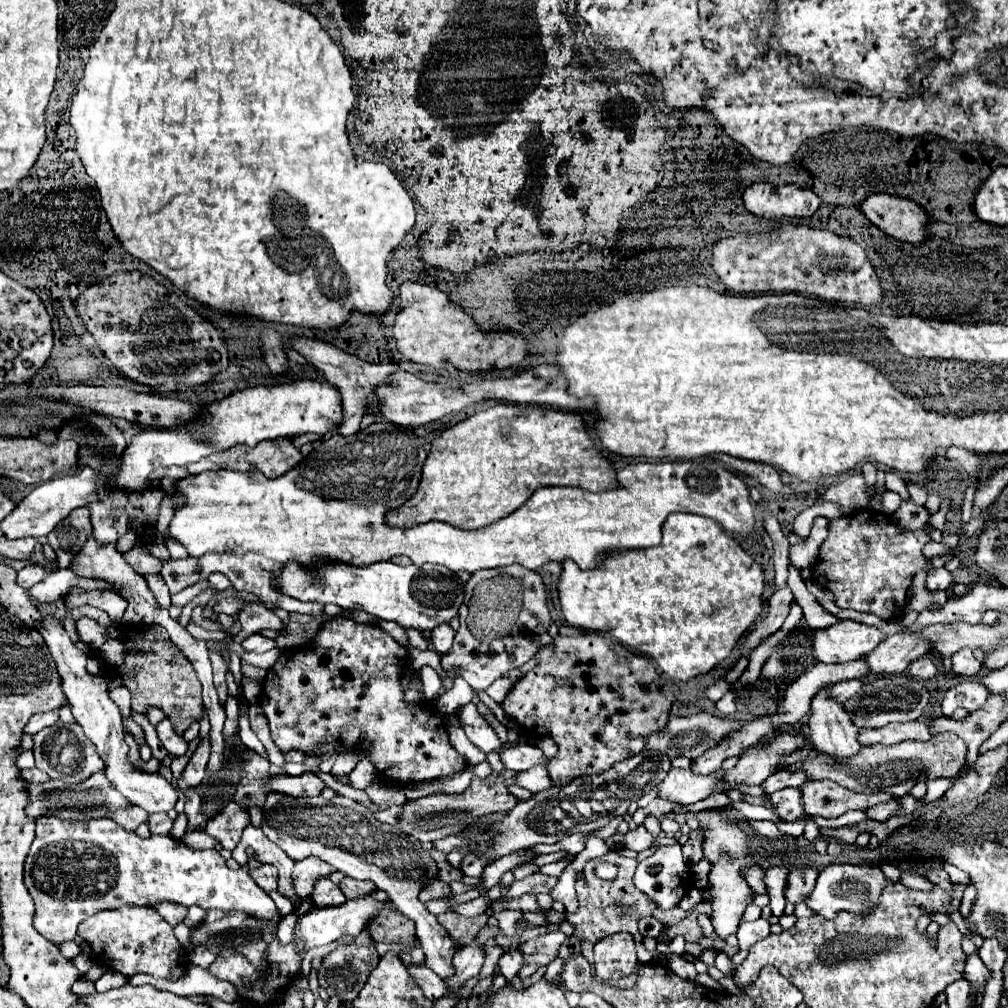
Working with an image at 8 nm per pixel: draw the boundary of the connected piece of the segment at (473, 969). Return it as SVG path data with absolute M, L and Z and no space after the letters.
M485 927L481 931L479 941L463 947L461 951L455 953L453 957L453 969L455 973L451 977L445 977L445 985L447 985L447 995L455 995L459 993L459 989L465 985L465 981L469 981L471 977L477 977L481 967L483 967L483 943L493 937L497 933L497 927Z

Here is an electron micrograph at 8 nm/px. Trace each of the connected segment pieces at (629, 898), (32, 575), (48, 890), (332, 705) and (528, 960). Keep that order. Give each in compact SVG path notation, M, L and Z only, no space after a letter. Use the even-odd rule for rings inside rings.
M611 849L605 857L601 857L601 859L597 857L597 859L587 861L587 865L585 865L585 879L577 879L575 881L579 905L577 905L575 913L565 913L565 919L575 927L575 935L581 937L581 953L589 961L591 961L591 955L593 955L593 945L601 937L605 937L609 933L617 933L617 931L629 931L629 933L635 935L635 941L639 941L639 961L641 963L649 963L649 961L653 961L657 957L657 951L649 951L643 945L643 937L639 935L639 929L637 929L639 927L639 919L643 919L647 915L653 915L655 905L653 905L653 901L647 899L647 895L643 895L639 889L635 889L635 885L633 885L635 867L637 867L635 859L623 857L617 849ZM599 861L613 861L613 863L619 865L619 875L617 875L615 881L601 881L593 873L587 873L589 869L593 871L593 867Z
M35 563L35 565L27 565L25 569L19 571L17 583L19 583L23 589L29 589L29 587L33 587L35 583L43 581L47 575L49 575L49 571L47 571L43 565L39 565L39 563Z
M55 815L37 819L37 835L25 859L25 885L35 901L35 929L55 945L75 939L77 925L97 911L123 905L153 905L163 899L181 903L185 907L199 905L205 911L245 911L257 921L271 923L273 929L277 929L277 925L283 921L283 915L275 909L273 899L259 889L259 885L249 877L247 869L231 869L217 849L193 851L183 841L169 835L151 835L149 839L141 839L111 819L61 821Z
M349 617L329 619L319 637L301 649L283 651L277 663L267 671L263 683L263 693L259 705L269 719L271 739L281 753L299 749L307 755L323 755L329 751L355 751L359 753L359 743L365 741L373 753L369 761L375 769L393 779L395 785L417 783L425 779L455 775L467 767L465 759L451 747L445 731L445 717L437 709L417 709L403 701L403 691L399 685L399 675L407 667L407 649L393 641L391 635L381 631L377 625L361 625Z
M551 931L547 935L535 937L519 945L521 951L525 953L525 961L519 971L519 977L529 977L539 967L547 967L559 955L559 947L563 945L563 941L565 941L565 935L561 931Z

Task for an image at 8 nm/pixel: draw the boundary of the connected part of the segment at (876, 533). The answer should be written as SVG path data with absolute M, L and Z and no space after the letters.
M861 509L861 511L855 511L851 515L839 517L839 519L831 519L829 521L829 537L823 541L817 563L813 565L813 573L817 573L815 581L821 583L823 587L827 587L829 591L833 591L835 601L841 609L867 611L867 613L873 613L887 621L887 619L903 613L903 605L907 599L907 591L913 583L913 577L919 571L925 571L927 575L931 575L935 571L929 565L931 559L923 555L923 547L929 541L931 541L929 527L909 531L909 529L901 527L899 523L895 523L891 517L877 513L873 509Z

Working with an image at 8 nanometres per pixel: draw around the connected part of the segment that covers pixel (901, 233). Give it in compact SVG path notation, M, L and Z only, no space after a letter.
M871 193L861 201L861 211L867 215L871 223L883 229L887 235L921 243L925 239L927 215L915 201L889 193Z

